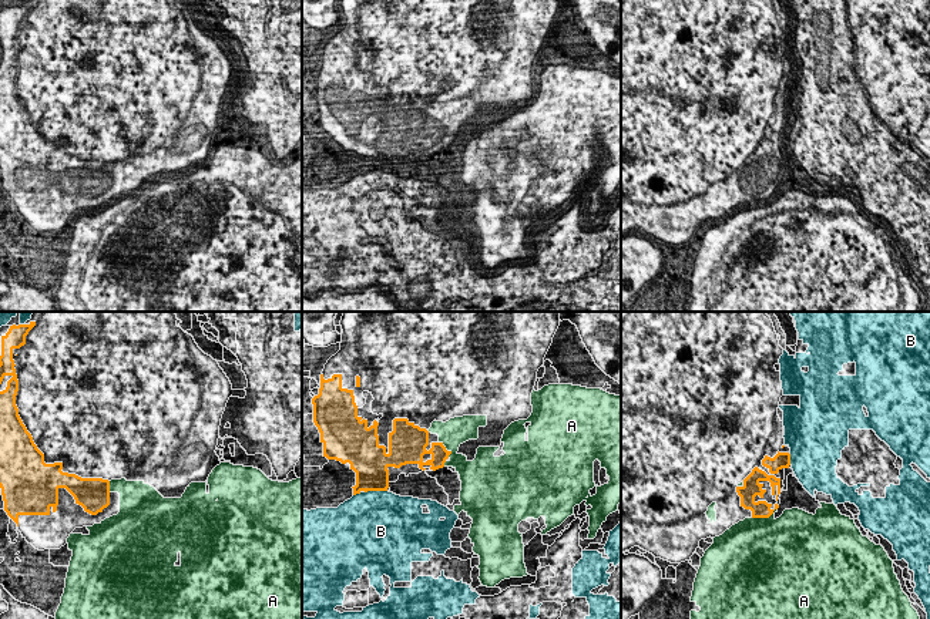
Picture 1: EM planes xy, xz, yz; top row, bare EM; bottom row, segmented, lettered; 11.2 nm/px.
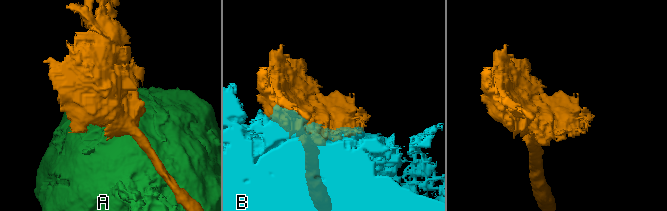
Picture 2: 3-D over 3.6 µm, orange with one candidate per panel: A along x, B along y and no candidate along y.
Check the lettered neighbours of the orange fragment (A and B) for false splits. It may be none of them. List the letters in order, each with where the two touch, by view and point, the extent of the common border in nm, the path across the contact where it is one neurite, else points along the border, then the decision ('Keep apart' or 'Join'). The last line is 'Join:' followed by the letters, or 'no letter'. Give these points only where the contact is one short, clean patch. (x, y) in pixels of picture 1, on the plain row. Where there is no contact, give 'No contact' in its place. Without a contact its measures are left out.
A: Touches orange at yz (764, 198). Shared border 320 nm. Keep apart
B: Touches orange at xz (375, 171). Shared border 260 nm. Keep apart
Join: no letter

